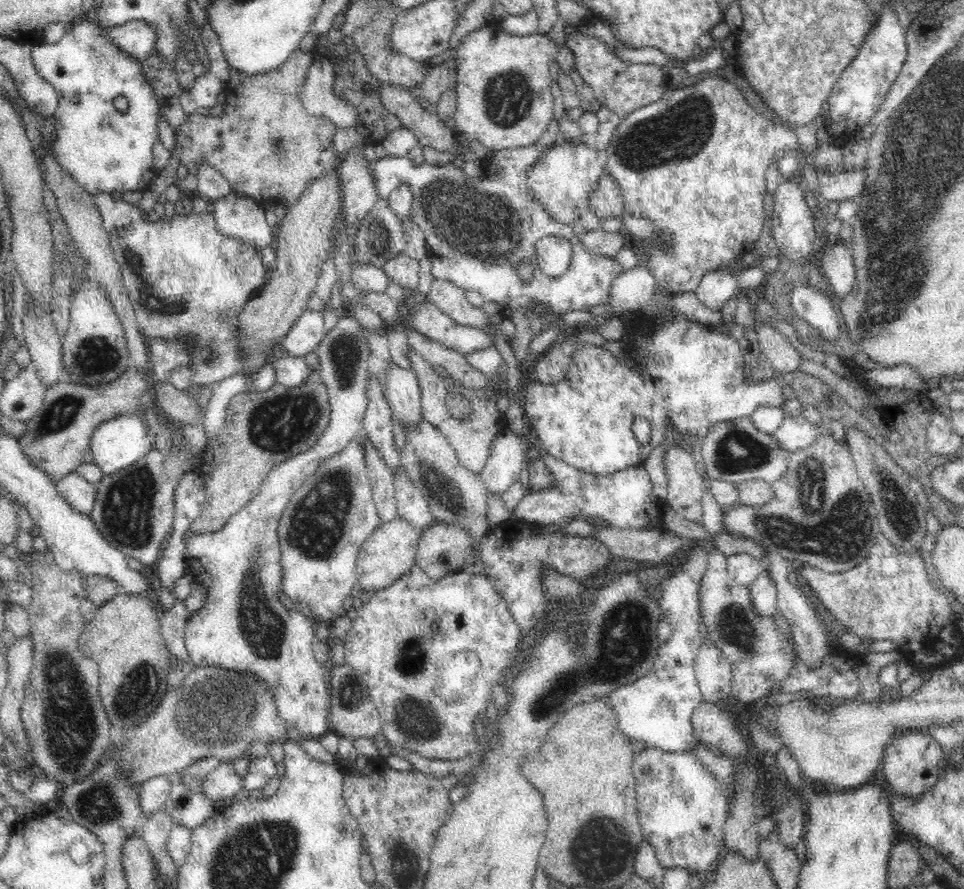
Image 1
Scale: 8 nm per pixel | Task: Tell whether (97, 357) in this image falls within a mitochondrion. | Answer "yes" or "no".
yes

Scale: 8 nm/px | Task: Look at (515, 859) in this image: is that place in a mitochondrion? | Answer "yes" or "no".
no

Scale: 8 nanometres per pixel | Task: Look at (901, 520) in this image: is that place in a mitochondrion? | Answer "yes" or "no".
yes

